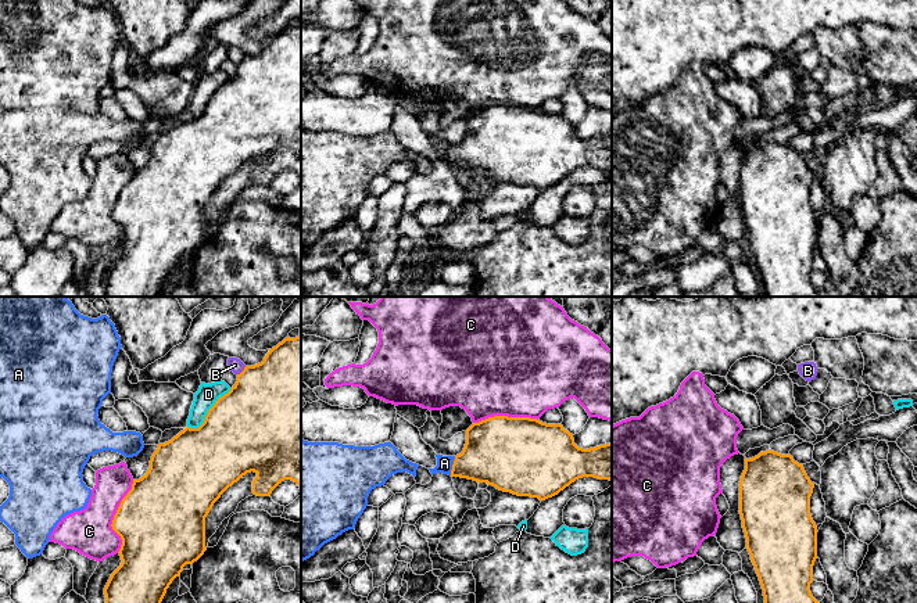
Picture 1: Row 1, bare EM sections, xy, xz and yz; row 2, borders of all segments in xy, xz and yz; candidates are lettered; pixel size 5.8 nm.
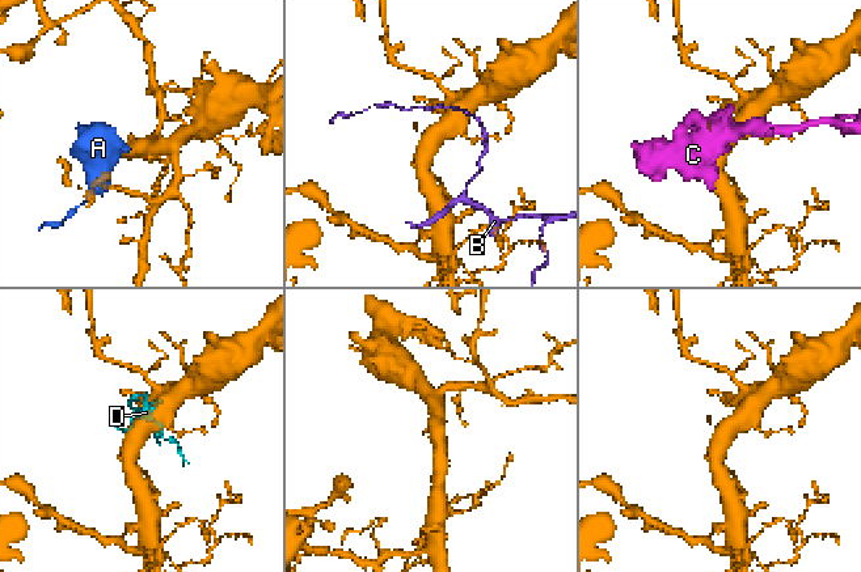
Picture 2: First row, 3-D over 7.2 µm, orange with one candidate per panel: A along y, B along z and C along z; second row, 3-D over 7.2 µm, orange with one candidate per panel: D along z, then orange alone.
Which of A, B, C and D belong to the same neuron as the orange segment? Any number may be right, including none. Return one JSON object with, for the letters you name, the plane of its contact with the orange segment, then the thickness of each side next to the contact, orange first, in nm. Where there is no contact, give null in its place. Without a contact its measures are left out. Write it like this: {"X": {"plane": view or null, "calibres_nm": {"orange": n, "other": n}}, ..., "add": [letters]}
{"A": {"plane": "xz", "calibres_nm": {"orange": 340, "other": 100}}, "add": ["A"]}

